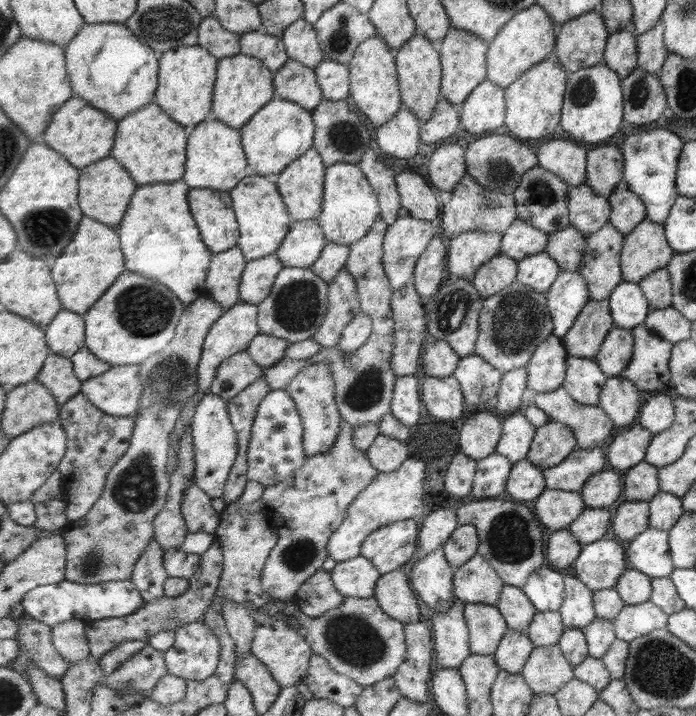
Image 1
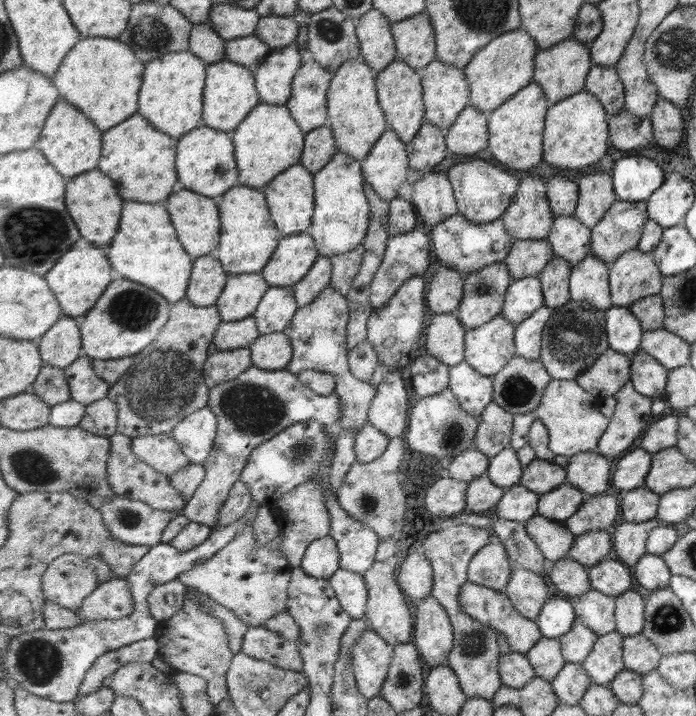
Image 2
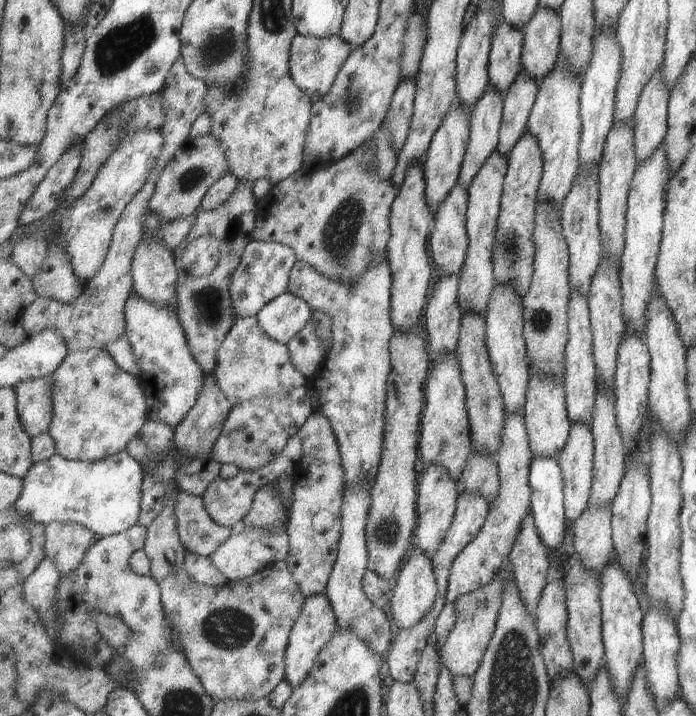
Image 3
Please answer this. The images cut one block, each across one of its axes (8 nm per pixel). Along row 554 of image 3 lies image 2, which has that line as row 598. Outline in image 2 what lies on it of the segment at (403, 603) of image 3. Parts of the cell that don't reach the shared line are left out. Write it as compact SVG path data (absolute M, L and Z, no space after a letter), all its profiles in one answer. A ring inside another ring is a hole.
M418 546L401 563L398 577L404 593L411 597L415 604L432 595L434 567Z

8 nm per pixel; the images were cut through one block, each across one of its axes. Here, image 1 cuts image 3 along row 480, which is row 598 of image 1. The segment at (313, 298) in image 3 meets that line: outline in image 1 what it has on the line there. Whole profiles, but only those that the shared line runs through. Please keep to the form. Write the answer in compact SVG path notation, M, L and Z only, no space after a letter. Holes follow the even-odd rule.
M347 596L339 609L331 610L319 618L311 618L303 612L291 612L283 601L267 604L265 611L287 622L301 632L310 642L314 654L323 655L339 674L353 678L361 686L373 686L393 677L406 661L407 641L405 626L383 611L378 599Z

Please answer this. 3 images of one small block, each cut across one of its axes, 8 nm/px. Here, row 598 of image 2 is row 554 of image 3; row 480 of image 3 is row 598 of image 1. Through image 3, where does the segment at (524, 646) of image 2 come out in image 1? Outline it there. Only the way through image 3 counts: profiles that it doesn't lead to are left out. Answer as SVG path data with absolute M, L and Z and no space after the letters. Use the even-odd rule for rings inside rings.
M510 584L504 585L502 597L497 606L506 619L509 629L522 632L528 632L535 615L538 614L534 602L531 602L526 591Z

